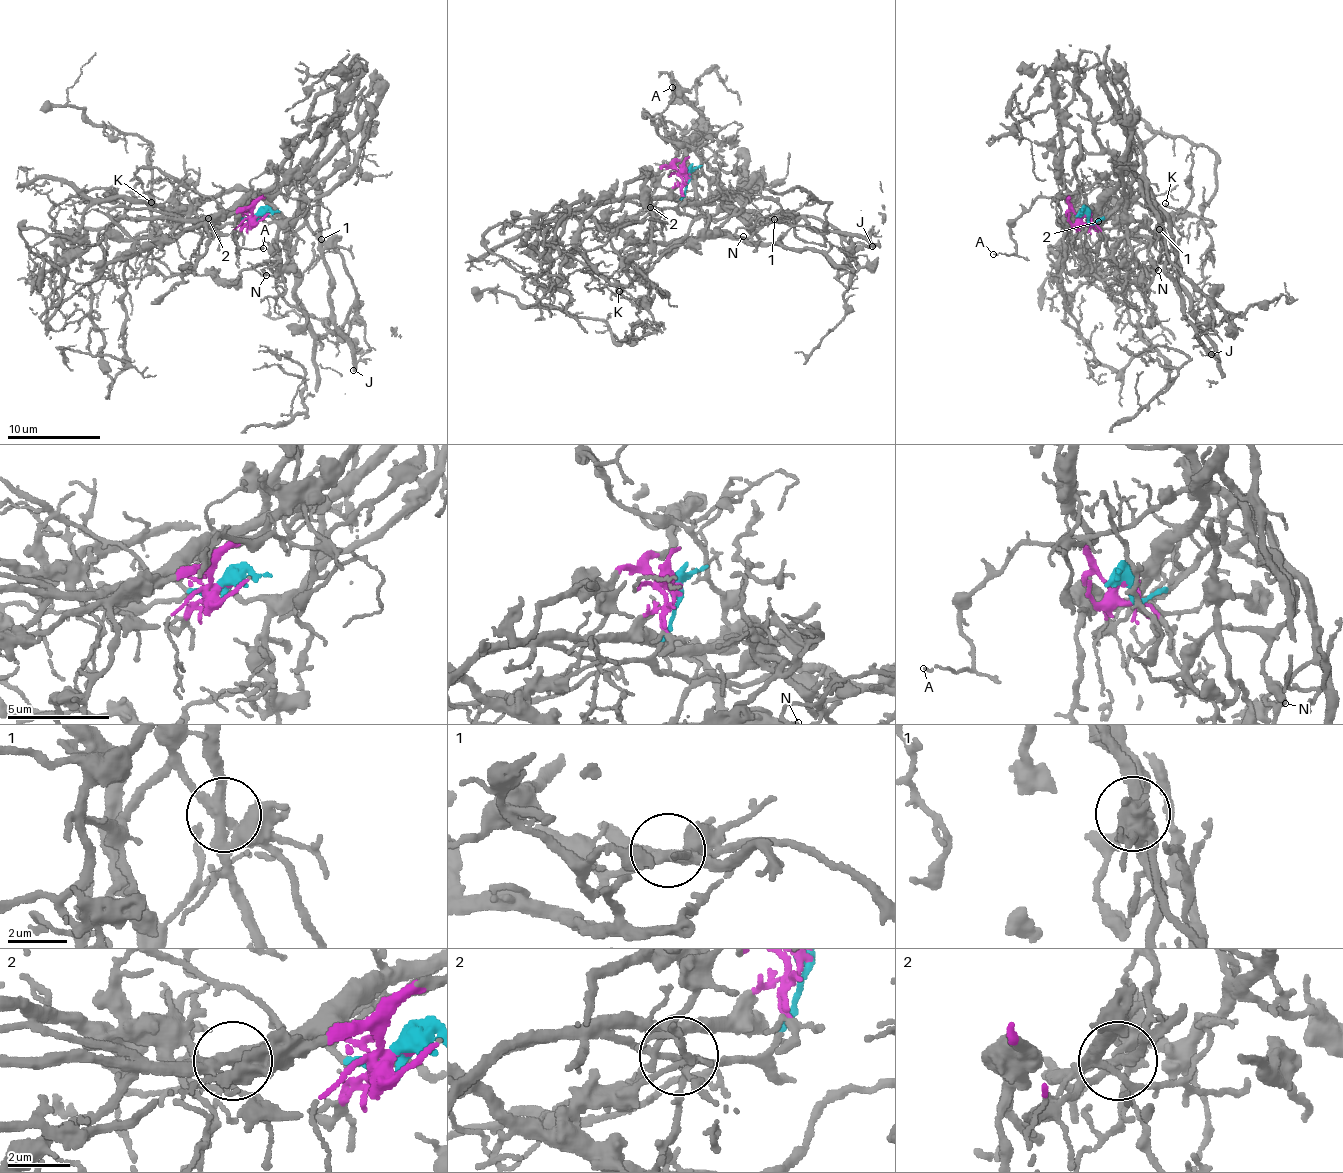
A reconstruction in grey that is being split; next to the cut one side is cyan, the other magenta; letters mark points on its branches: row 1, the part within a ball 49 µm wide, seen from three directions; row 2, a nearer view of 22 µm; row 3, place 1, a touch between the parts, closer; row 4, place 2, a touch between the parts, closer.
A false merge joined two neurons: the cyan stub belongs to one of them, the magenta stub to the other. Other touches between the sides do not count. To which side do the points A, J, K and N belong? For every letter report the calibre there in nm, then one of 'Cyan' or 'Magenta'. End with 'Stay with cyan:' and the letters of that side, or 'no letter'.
A: Thickness 110 nm. Magenta
J: Thickness 280 nm. Cyan
K: Thickness 130 nm. Cyan
N: Thickness 200 nm. Cyan
Stay with cyan: J, K, N

